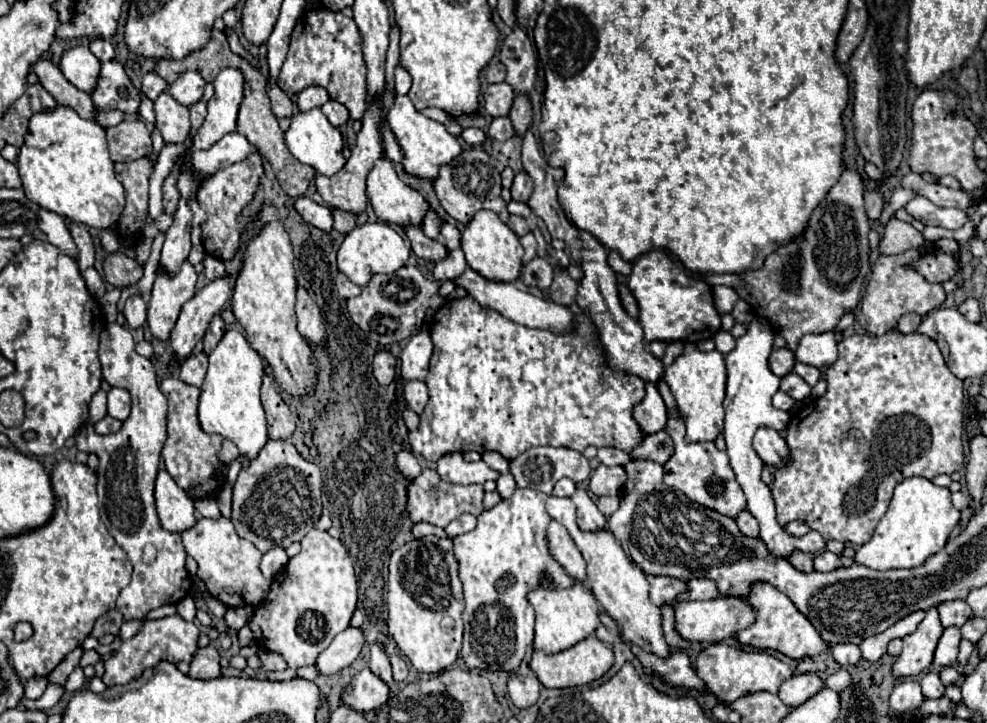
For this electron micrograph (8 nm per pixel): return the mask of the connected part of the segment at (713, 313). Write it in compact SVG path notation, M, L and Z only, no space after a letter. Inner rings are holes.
M652 249L632 263L628 287L640 307L638 321L644 329L646 343L698 343L704 339L712 339L720 331L720 313L716 311L712 301L712 287L704 281L688 277L686 271L676 265L662 249Z

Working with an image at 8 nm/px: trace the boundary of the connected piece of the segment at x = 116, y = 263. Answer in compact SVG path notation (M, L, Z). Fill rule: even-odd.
M114 253L104 259L104 279L112 283L114 287L124 289L130 283L136 283L140 279L142 267L128 255Z

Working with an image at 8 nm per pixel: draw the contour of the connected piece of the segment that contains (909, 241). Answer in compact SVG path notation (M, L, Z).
M892 217L884 227L884 235L880 239L878 249L882 255L896 255L910 247L922 245L922 241L924 241L922 233L916 231L910 223Z

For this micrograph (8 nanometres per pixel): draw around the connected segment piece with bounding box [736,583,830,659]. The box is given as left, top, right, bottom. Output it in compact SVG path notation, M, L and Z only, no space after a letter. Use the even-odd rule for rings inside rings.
M754 583L750 597L746 597L744 601L754 607L756 623L736 635L736 639L740 643L752 645L756 649L774 649L792 659L816 657L830 647L820 637L820 633L812 627L812 623L794 607L794 603L782 591L776 591L776 587L772 587L768 583Z

